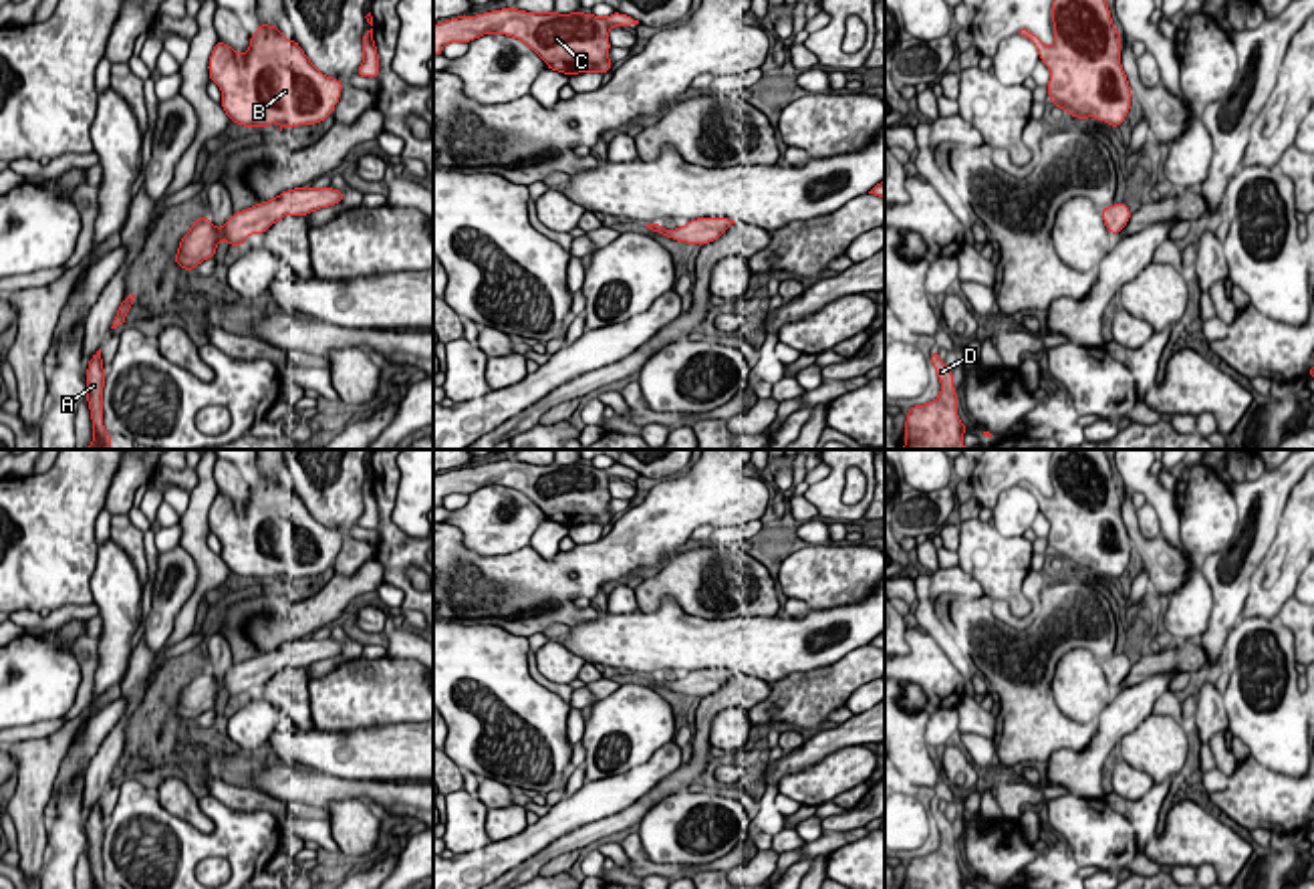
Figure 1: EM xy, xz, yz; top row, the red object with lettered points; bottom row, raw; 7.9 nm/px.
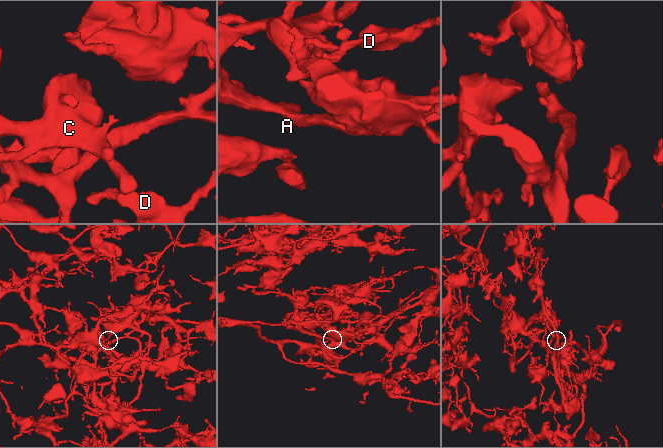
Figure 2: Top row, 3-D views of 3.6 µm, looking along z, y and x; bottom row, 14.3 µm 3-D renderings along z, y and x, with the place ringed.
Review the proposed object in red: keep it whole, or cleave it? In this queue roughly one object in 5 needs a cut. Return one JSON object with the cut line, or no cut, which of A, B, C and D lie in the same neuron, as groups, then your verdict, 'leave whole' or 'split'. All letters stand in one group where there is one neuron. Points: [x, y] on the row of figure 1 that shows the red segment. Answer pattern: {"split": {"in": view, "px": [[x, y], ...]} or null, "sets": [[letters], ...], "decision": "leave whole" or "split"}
{"split": null, "sets": [["A", "B", "C", "D"]], "decision": "leave whole"}

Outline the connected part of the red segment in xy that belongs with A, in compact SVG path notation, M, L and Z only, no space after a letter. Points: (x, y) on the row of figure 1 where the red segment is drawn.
M101 349L91 357L87 367L87 401L93 419L93 443L85 450L109 450L111 433L103 425L103 387L105 387L105 369L101 359Z

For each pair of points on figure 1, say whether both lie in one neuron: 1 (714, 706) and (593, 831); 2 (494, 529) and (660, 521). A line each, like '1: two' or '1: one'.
1: one
2: two

